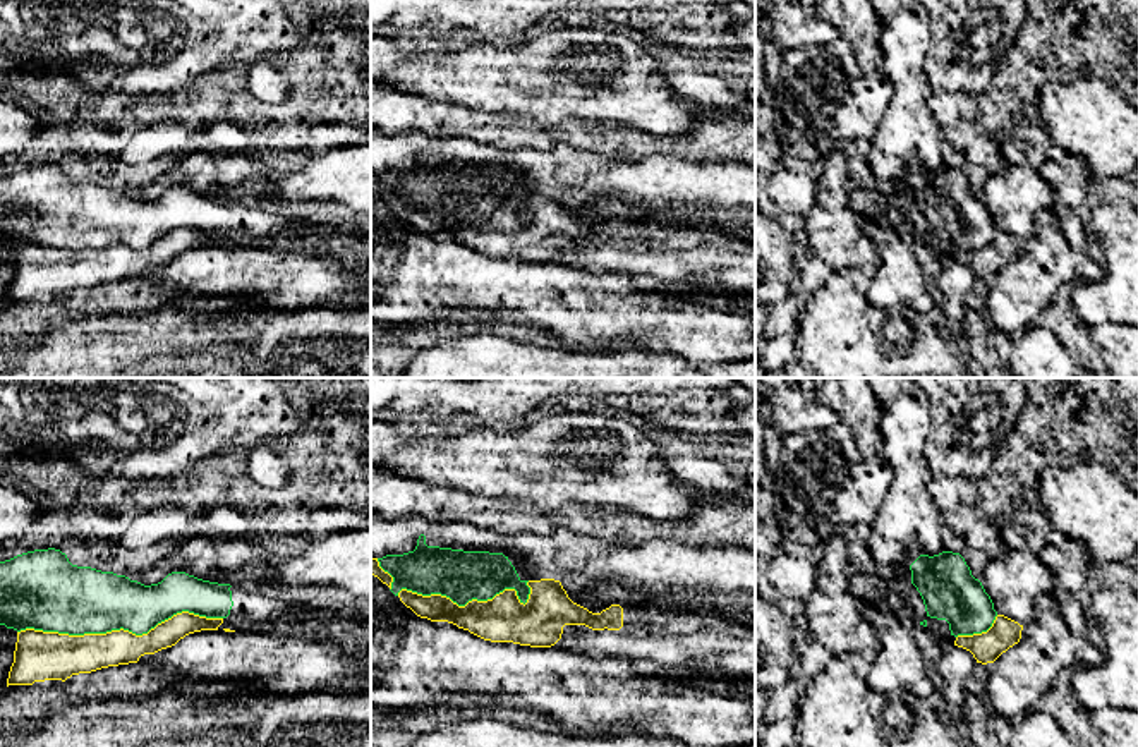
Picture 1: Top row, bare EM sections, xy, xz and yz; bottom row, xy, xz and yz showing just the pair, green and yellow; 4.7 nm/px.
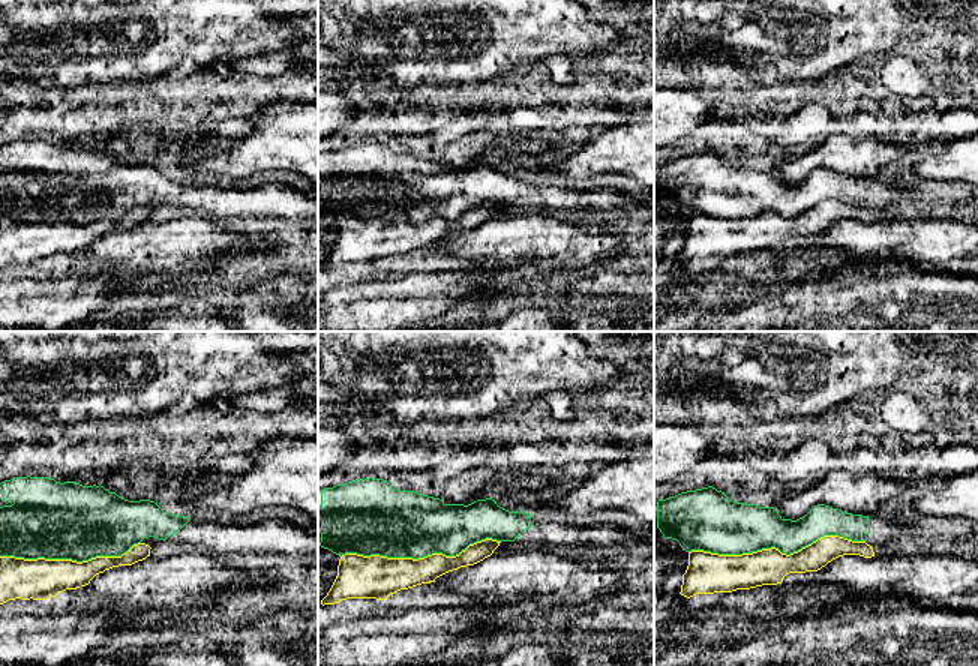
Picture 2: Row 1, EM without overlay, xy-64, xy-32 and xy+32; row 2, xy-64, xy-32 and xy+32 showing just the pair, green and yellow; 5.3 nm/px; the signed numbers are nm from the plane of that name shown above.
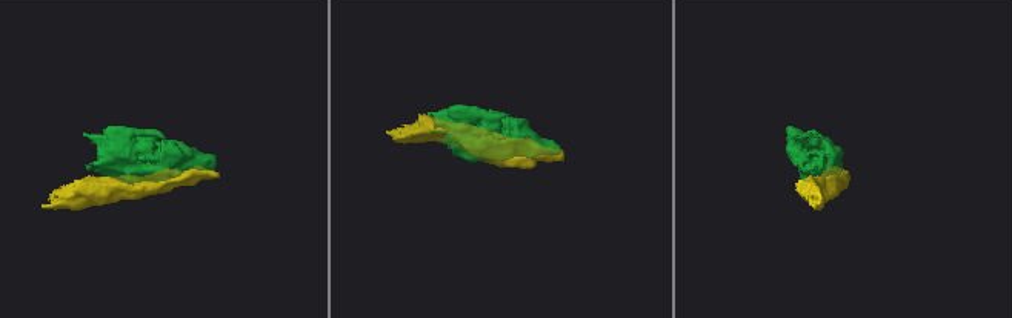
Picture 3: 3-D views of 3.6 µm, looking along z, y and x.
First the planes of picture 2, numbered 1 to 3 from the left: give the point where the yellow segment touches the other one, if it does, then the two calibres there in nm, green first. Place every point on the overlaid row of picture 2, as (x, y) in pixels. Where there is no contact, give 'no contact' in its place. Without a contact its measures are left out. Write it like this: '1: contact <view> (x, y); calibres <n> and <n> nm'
1: contact xy-64 (69, 558); calibres 420 and 220 nm
2: contact xy-32 (420, 557); calibres 360 and 220 nm
3: contact xy+32 (776, 548); calibres 280 and 190 nm

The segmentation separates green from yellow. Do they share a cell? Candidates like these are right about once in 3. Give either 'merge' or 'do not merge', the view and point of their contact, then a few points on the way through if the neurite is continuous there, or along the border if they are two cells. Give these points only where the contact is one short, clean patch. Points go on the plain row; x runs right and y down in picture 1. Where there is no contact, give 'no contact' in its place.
do not merge; meets green in xy at (119, 244)

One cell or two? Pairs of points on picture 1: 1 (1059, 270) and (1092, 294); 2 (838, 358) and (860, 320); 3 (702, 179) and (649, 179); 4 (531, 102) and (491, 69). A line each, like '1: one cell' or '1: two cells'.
1: two cells
2: one cell
3: one cell
4: one cell

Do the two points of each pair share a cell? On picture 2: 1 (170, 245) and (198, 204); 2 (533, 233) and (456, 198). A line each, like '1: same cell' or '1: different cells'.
1: different cells
2: different cells

